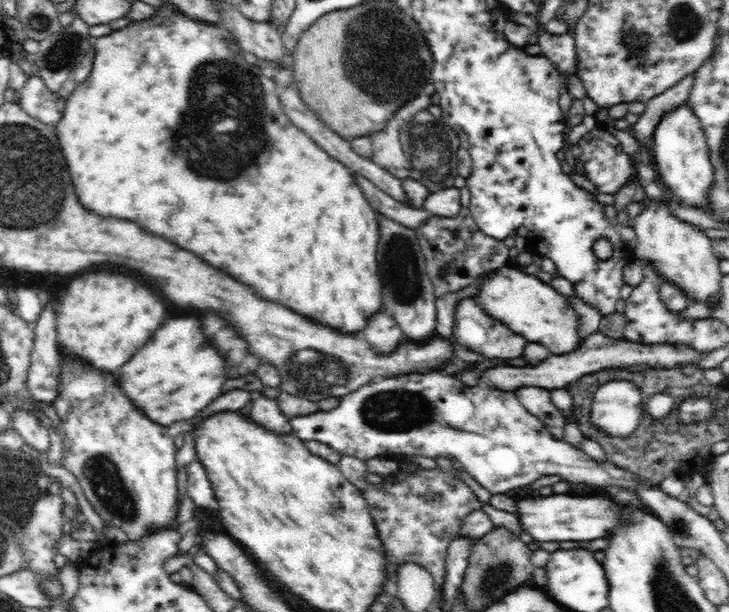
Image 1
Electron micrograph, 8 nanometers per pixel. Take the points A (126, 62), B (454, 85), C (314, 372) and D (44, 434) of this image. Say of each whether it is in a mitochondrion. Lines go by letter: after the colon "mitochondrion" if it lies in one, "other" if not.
A: other
B: other
C: mitochondrion
D: other

